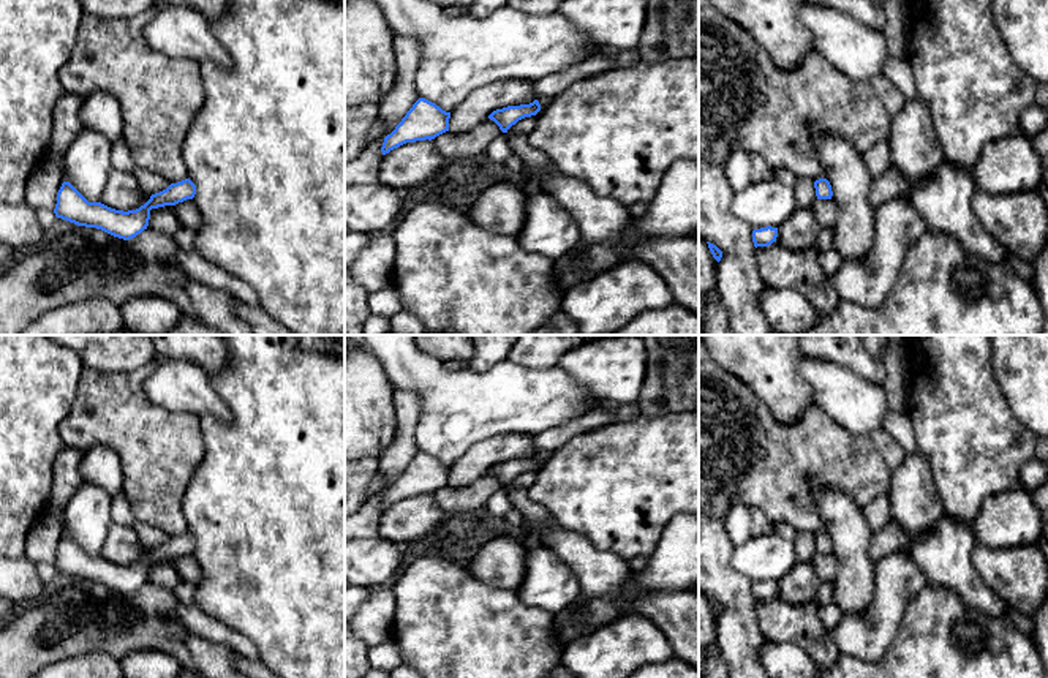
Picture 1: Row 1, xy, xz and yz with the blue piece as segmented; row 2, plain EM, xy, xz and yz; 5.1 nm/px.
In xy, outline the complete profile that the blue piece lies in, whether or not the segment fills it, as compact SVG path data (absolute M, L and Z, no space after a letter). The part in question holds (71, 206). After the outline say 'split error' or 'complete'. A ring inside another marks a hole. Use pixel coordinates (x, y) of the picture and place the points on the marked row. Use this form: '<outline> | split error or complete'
M185 179L152 194L139 209L123 212L101 202L89 202L70 182L63 182L57 193L54 213L57 218L77 226L96 228L114 237L130 240L147 229L152 209L175 205L193 199L194 194L196 185L190 179Z | complete

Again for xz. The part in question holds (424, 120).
M419 98L395 130L384 137L381 147L383 155L406 142L435 139L449 131L449 119L450 112L443 111L425 98Z | complete

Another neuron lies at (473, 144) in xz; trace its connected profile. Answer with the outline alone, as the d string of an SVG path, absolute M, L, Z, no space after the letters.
M487 119L469 133L454 134L446 131L432 141L436 150L449 163L460 158L477 158L485 155L488 145L501 133L499 126L493 120Z

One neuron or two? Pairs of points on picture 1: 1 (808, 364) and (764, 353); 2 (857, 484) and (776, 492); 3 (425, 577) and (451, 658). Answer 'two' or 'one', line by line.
1: two
2: one
3: one

